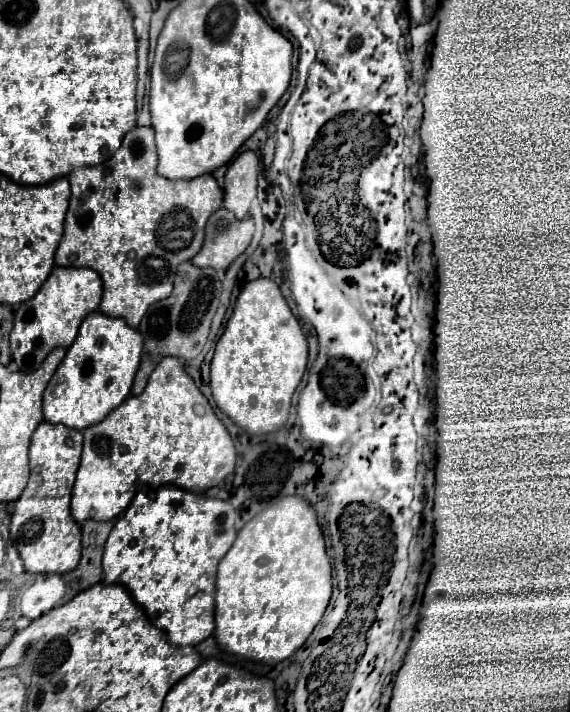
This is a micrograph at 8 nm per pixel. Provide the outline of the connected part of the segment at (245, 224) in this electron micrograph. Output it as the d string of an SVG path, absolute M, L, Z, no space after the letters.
M218 210L206 224L206 240L202 250L192 258L194 266L226 270L250 244L254 220L238 220L228 210Z

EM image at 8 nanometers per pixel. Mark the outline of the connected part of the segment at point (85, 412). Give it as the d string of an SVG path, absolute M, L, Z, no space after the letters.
M92 312L80 326L74 344L66 350L52 382L44 390L44 420L84 430L102 422L130 394L142 354L142 336L136 328L126 326L122 318L108 318Z

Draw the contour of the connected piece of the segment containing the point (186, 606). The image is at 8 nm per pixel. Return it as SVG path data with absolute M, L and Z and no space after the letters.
M142 486L106 540L102 558L104 584L124 586L132 594L134 602L144 608L148 618L156 622L156 628L164 630L168 642L174 646L196 646L214 632L216 566L230 550L234 538L234 508L230 502L194 494L176 486L160 486L156 490Z

